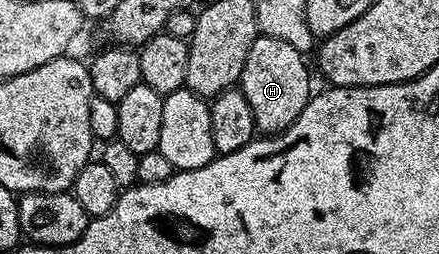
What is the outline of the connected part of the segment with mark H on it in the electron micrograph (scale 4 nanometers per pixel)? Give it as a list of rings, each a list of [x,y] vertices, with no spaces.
[[[258,34],[251,45],[247,62],[243,65],[239,89],[243,97],[247,97],[247,105],[251,105],[257,131],[262,136],[280,135],[286,131],[309,103],[309,67],[305,59],[303,52],[279,37]]]

